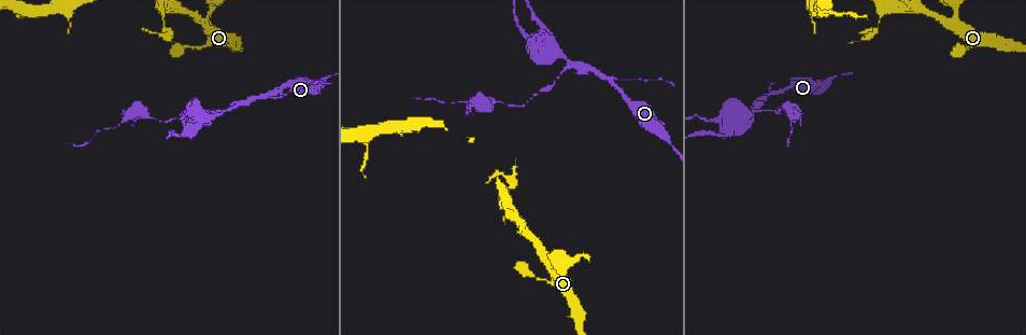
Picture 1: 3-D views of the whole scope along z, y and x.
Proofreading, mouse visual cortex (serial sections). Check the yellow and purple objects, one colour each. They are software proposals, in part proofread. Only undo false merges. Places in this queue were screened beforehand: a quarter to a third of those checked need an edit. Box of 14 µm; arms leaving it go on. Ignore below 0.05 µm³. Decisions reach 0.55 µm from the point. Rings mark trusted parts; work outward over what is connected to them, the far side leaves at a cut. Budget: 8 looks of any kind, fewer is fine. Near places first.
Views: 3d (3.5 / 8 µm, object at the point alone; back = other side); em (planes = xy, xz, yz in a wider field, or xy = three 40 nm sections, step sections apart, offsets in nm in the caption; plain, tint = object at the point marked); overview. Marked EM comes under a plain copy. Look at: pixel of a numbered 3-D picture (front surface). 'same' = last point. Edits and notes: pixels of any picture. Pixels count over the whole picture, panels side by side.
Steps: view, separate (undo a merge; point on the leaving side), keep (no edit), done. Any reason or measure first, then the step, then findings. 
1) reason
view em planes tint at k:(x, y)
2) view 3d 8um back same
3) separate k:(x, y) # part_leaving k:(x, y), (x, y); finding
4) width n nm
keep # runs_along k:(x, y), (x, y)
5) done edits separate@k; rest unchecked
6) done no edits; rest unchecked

narrows sharply
view 3d 3.5um at 1:(163, 25)

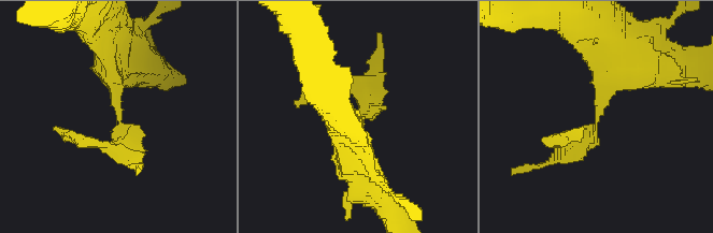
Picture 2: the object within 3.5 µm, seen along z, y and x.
arm_widths 250, 350 nm; shape alone is not enough
view em xy step 5 tint at 2:(365, 116)

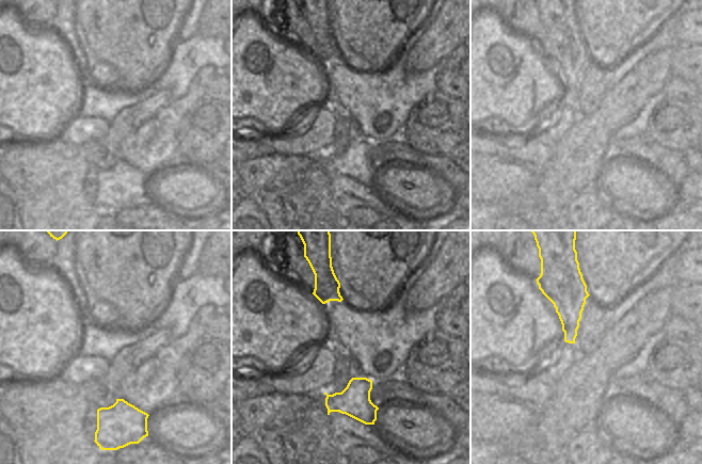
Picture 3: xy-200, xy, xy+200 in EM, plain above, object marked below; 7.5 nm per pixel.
cut it another way
view em planes tint same

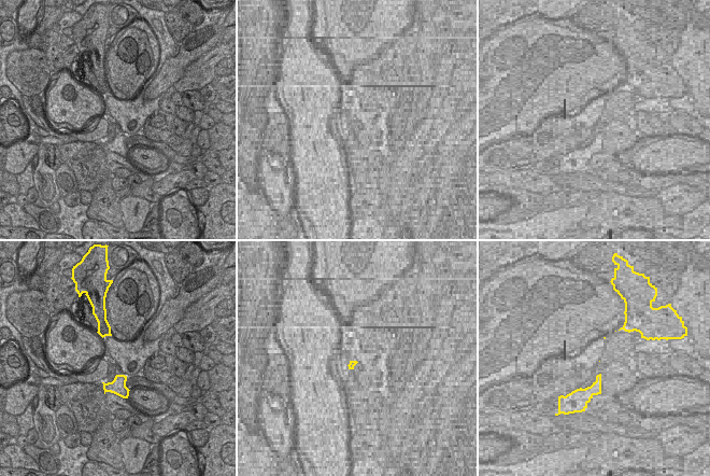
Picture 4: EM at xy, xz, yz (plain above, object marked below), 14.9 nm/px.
keep # runs_along 2:(629, 66), (588, 142), (555, 145); continuous, no second cell

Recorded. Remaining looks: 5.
two arms in line, one across
view 3d 3.5um at 1:(226, 110)

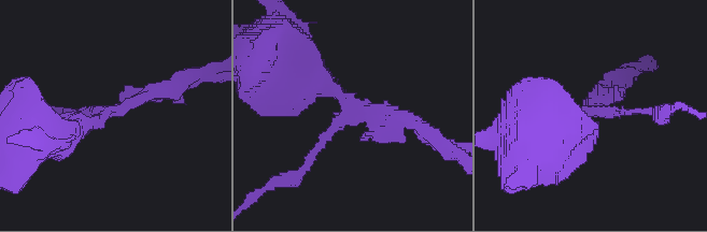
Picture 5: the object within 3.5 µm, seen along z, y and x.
arms 3; arm_widths 150, 200, 300 nm; shape alone is not enough
view em planes tint at 5:(356, 107)

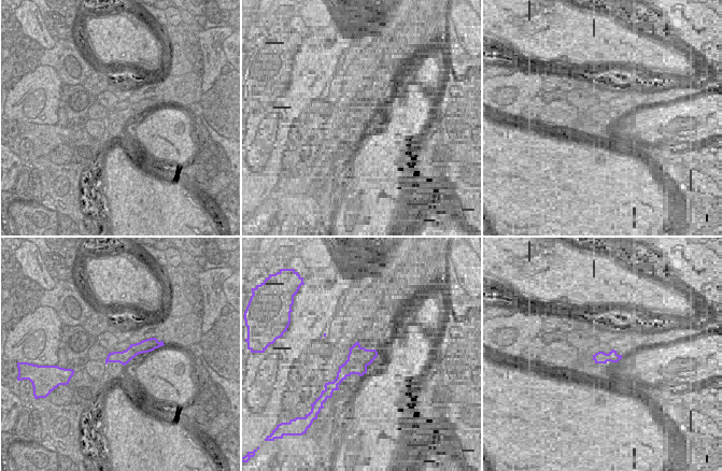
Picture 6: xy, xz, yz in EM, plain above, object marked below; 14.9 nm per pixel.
another direction
view em xy step 2 tint same

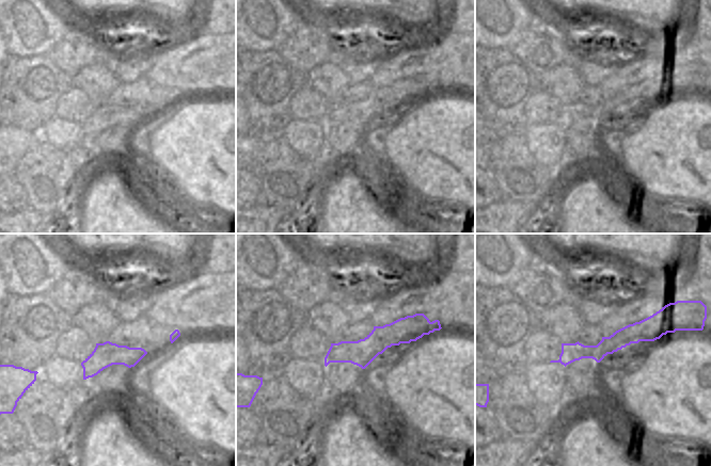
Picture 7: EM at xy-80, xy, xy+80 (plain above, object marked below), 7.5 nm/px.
keep # all the same cell

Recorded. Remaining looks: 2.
thin neck
view 3d 3.5um at 1:(156, 118)

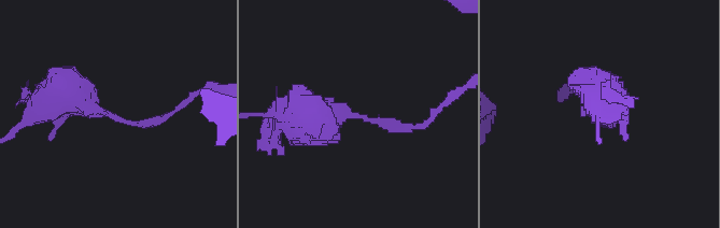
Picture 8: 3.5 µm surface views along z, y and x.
arm_widths 100, 500 nm; need the tissue
view em xy step 1 tint at 8:(120, 118)

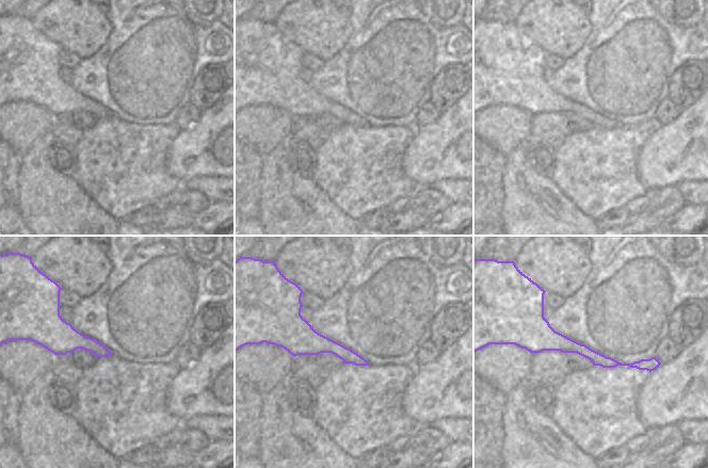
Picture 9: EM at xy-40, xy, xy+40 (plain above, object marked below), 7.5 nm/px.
width 130 nm
keep # runs_along 8:(425, 124), (392, 126), (358, 115), (296, 117); all the same cell

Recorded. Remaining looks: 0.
done no edits; rest unchecked

